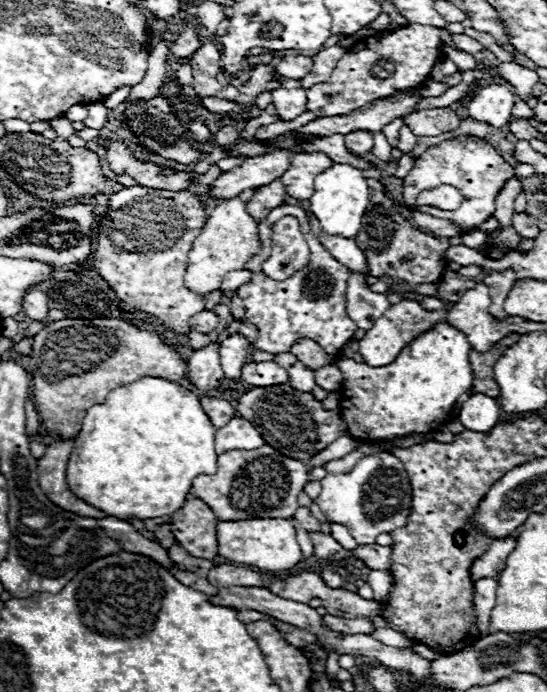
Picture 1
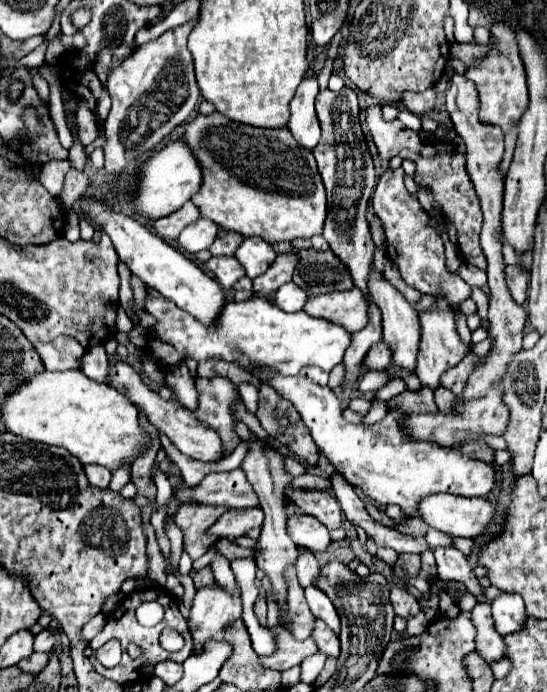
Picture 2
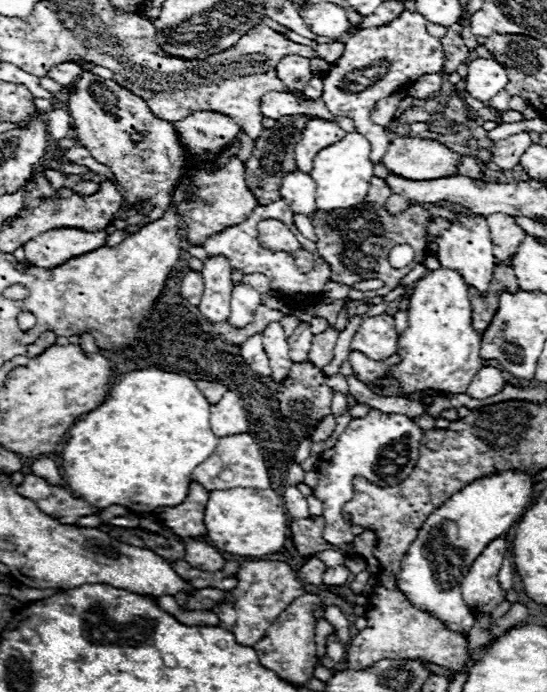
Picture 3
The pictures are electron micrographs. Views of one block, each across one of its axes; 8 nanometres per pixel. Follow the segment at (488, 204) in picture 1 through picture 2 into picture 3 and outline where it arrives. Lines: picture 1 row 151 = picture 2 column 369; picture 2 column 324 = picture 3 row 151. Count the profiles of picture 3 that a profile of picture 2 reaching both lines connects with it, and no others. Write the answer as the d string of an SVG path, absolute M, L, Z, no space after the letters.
M396 138L384 154L384 166L410 180L436 180L458 174L462 154L436 140Z

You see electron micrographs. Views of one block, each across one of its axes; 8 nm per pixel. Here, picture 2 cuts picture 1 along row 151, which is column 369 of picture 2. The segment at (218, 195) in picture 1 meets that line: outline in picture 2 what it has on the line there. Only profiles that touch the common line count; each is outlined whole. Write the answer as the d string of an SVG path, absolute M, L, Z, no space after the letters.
M370 272L368 278L368 288L370 288L370 296L372 300L380 306L382 310L382 326L384 326L384 342L388 344L388 348L392 350L392 360L390 364L396 368L402 368L406 372L416 372L416 356L418 356L418 344L420 344L420 320L418 320L418 312L404 300L404 296L384 280L384 276Z

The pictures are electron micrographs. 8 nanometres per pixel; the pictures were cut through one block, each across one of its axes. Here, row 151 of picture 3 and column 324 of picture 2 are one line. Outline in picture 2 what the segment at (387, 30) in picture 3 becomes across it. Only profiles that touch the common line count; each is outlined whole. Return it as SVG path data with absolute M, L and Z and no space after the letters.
M304 368L302 376L306 376L306 378L314 380L314 382L316 382L316 384L320 384L320 386L326 386L326 384L328 384L328 374L326 374L326 372L322 372L320 368Z

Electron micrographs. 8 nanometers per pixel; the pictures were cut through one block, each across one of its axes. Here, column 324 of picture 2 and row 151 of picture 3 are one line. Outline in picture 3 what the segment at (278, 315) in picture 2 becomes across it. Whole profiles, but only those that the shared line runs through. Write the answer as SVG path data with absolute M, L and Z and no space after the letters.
M350 132L342 140L330 144L328 148L320 150L314 158L314 166L310 172L312 180L316 182L316 206L324 212L332 212L338 208L352 208L364 202L370 186L370 178L374 176L374 164L370 160L370 142L358 134Z

